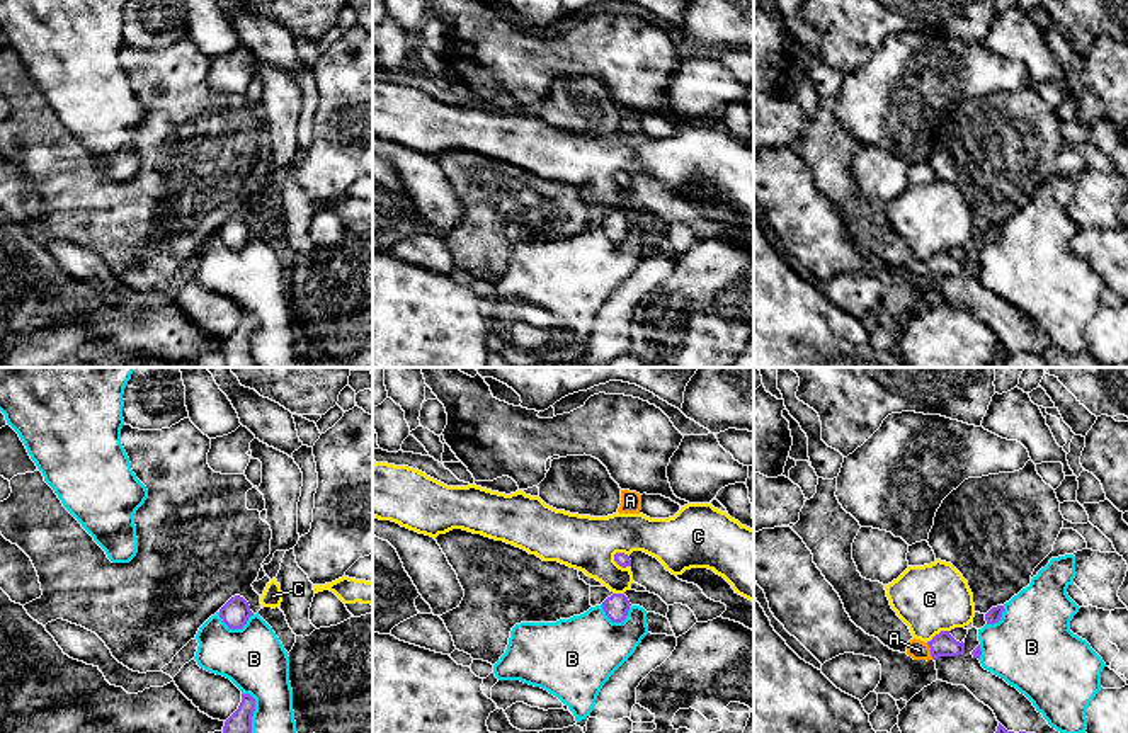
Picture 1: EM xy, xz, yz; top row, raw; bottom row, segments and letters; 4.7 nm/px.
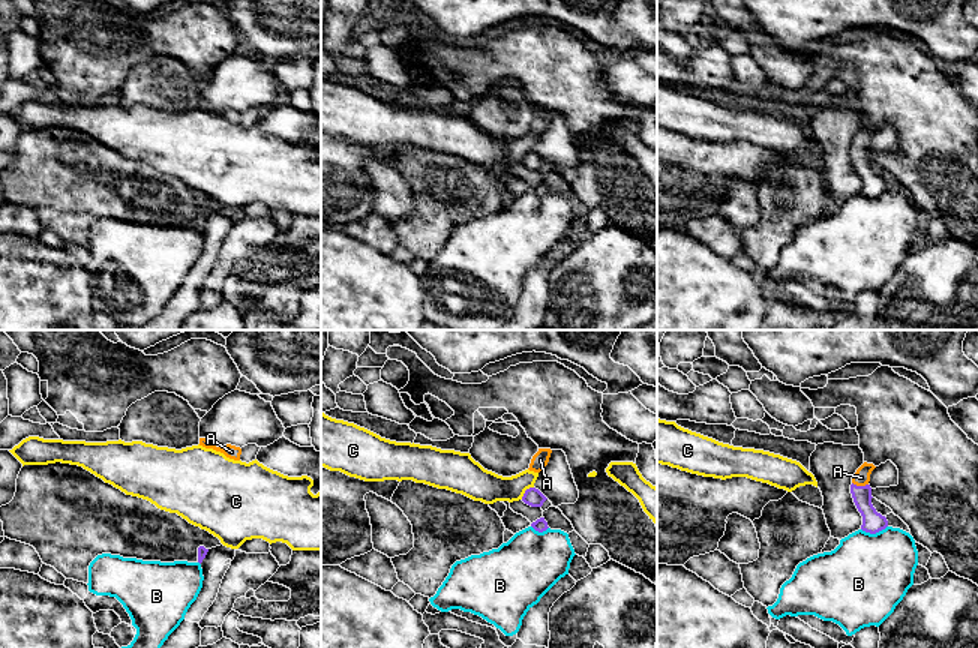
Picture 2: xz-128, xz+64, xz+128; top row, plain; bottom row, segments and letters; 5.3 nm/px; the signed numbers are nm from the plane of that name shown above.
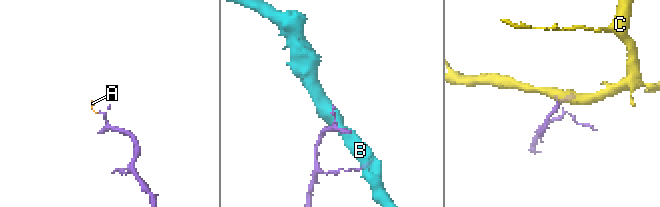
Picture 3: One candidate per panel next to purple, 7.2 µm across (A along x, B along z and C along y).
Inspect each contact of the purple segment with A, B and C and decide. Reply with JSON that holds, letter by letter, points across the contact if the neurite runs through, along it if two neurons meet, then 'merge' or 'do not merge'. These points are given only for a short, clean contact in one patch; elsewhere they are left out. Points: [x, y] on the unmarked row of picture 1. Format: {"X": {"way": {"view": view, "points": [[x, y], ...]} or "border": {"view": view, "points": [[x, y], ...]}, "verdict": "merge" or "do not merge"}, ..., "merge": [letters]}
{"A": {"way": {"view": "yz", "points": [[941, 264], [931, 271], [919, 269]]}, "verdict": "merge"}, "B": {"verdict": "do not merge"}, "C": {"verdict": "do not merge"}, "merge": ["A"]}

